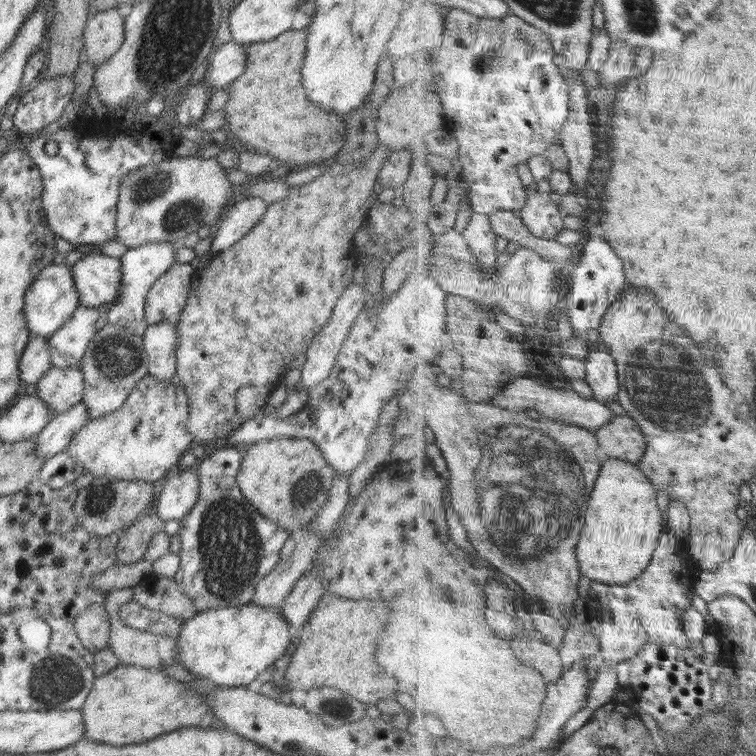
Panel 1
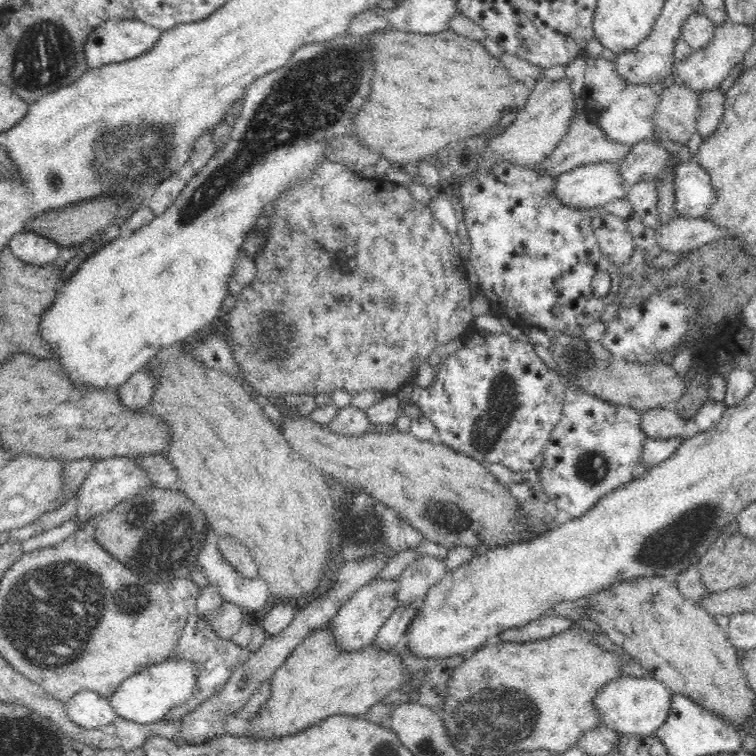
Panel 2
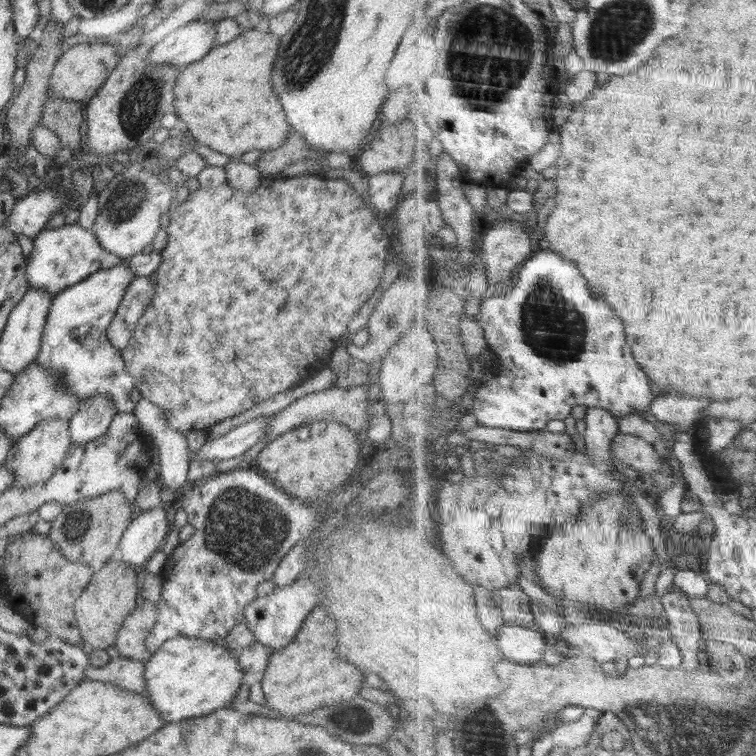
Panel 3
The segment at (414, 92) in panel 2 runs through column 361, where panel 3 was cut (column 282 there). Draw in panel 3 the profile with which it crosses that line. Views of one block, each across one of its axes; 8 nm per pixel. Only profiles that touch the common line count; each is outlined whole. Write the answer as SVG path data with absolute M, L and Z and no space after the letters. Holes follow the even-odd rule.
M255 28L242 30L242 33L237 37L234 37L232 41L222 44L222 46L214 46L202 60L186 66L184 70L180 70L178 78L176 78L176 85L174 85L174 108L176 116L182 122L186 122L188 125L188 132L191 136L196 138L196 141L200 144L213 148L226 156L240 158L245 152L252 152L252 150L274 150L278 146L284 143L284 138L288 136L288 122L286 122L286 116L274 96L274 90L272 90L272 84L270 84L270 72L272 72L272 62L274 62L274 56L276 56L276 50L278 50L278 40L272 38L272 34L267 32L260 32Z

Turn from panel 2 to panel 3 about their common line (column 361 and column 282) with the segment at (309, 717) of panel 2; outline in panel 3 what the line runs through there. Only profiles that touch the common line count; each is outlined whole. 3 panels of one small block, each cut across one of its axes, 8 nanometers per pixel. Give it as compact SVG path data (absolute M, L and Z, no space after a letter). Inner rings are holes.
M314 607L304 619L292 642L288 646L284 646L282 650L270 655L270 660L260 681L264 698L266 698L266 706L279 712L281 716L308 714L314 712L316 708L348 702L358 695L360 689L365 685L362 684L362 672L356 668L356 665L339 658L336 652L337 644L336 624L332 620L332 616L328 614L326 608Z

